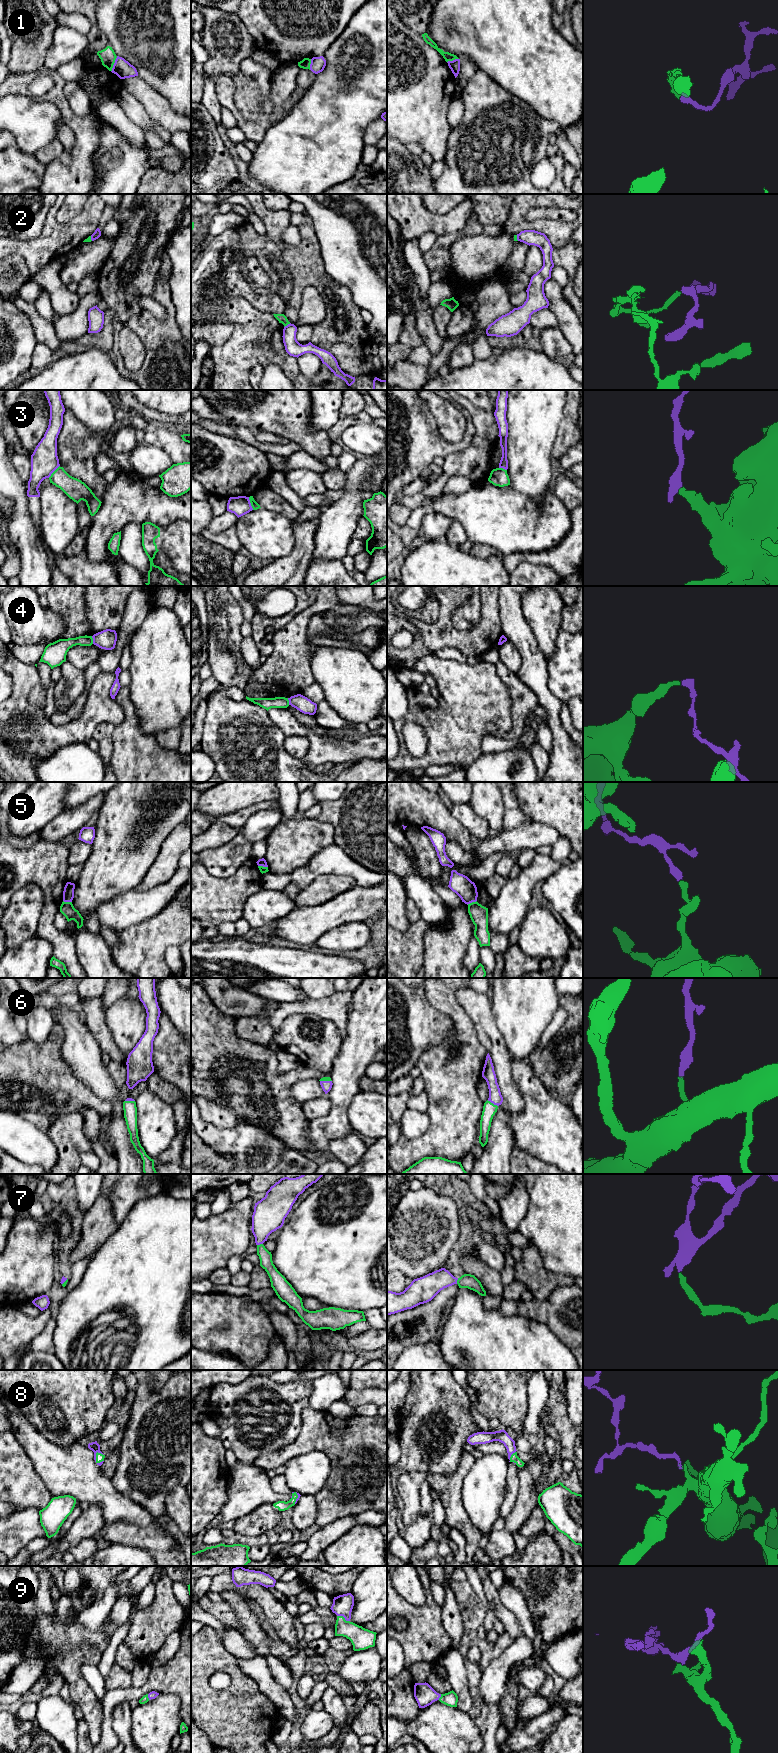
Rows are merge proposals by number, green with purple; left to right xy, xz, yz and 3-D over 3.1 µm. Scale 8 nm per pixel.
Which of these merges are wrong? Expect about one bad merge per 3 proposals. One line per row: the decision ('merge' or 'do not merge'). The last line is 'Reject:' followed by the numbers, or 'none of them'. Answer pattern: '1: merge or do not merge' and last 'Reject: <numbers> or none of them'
1: do not merge
2: do not merge
3: do not merge
4: do not merge
5: do not merge
6: merge
7: merge
8: merge
9: merge
Reject: 1, 2, 3, 4, 5

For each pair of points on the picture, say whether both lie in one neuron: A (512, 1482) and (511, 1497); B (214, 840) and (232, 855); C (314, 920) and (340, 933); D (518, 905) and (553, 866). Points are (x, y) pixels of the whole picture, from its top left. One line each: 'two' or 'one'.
A: one
B: two
C: two
D: one

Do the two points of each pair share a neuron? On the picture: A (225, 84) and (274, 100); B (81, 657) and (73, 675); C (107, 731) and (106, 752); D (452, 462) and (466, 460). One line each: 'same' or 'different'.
A: different
B: different
C: same
D: same

